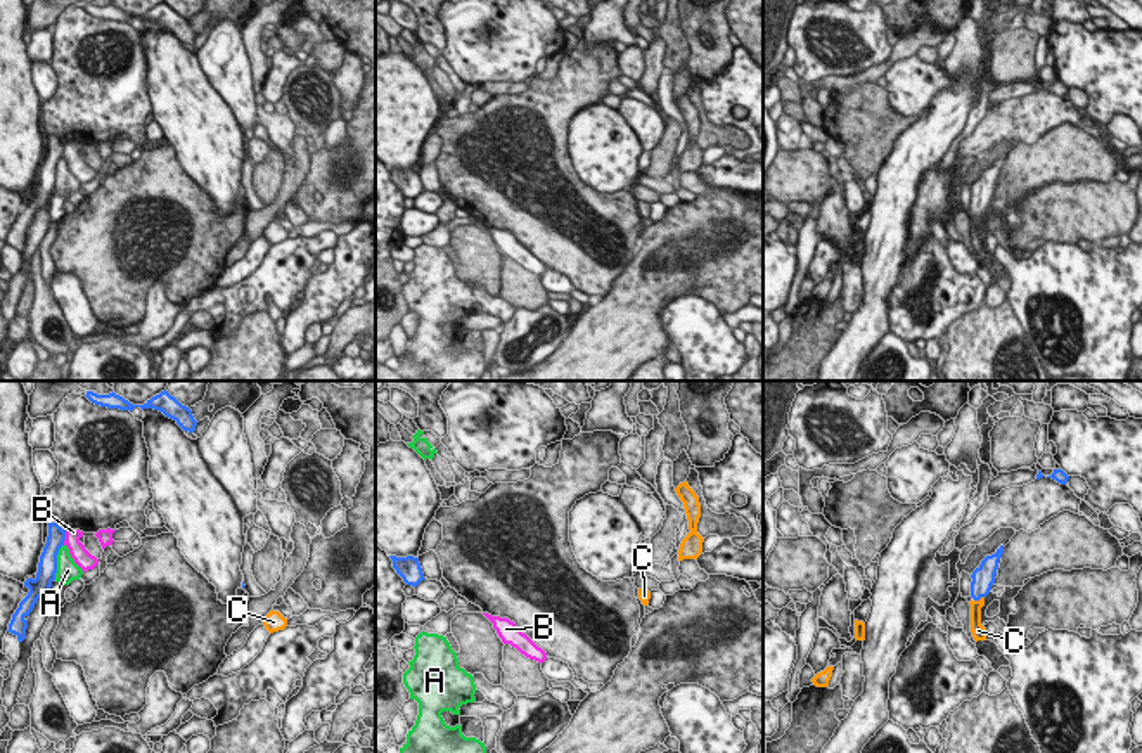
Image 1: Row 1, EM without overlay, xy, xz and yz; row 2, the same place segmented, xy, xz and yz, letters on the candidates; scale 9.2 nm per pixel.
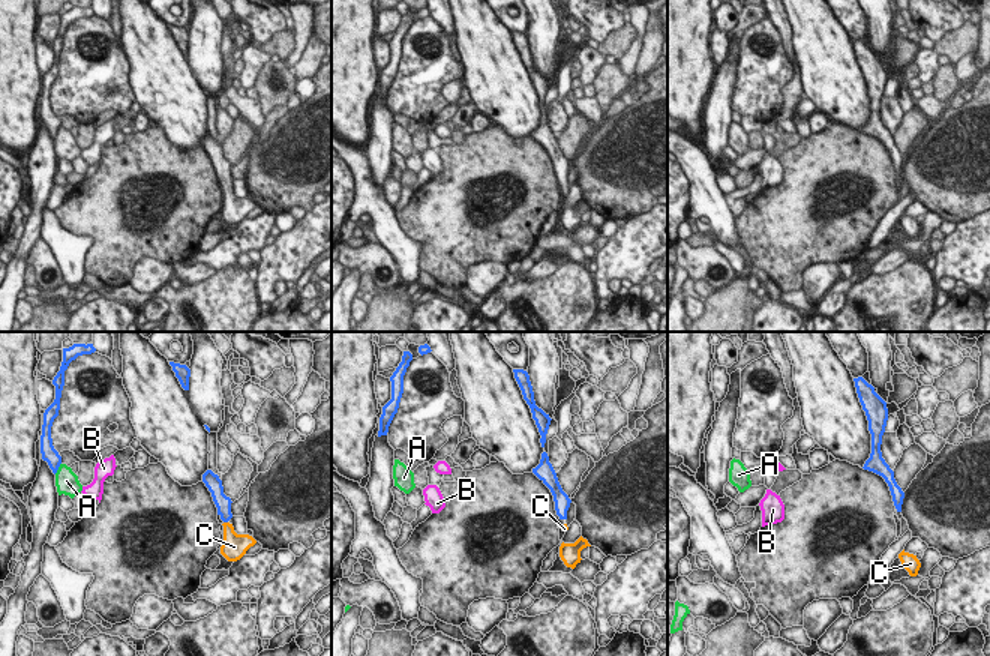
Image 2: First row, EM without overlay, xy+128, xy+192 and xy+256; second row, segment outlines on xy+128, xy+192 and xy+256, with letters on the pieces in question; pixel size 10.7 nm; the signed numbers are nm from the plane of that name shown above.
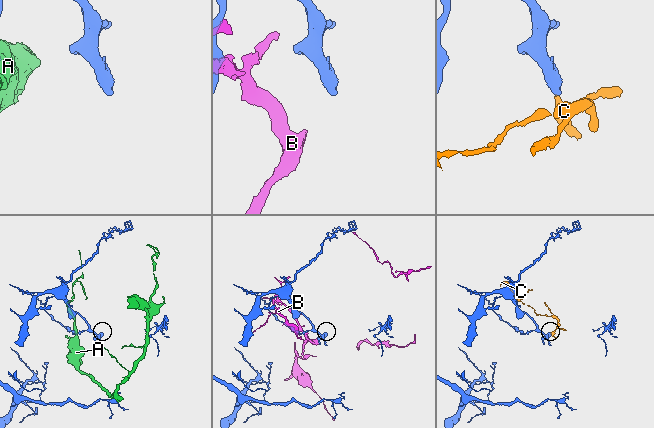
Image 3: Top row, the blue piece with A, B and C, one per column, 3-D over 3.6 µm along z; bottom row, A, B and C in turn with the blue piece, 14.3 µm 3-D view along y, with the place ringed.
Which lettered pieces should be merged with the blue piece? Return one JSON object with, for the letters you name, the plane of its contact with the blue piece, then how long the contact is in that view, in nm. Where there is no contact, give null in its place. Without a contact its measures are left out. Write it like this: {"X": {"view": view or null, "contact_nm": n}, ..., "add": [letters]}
{"C": {"view": "yz", "contact_nm": 110}, "add": ["C"]}

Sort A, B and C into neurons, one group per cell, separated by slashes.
A / B / C

